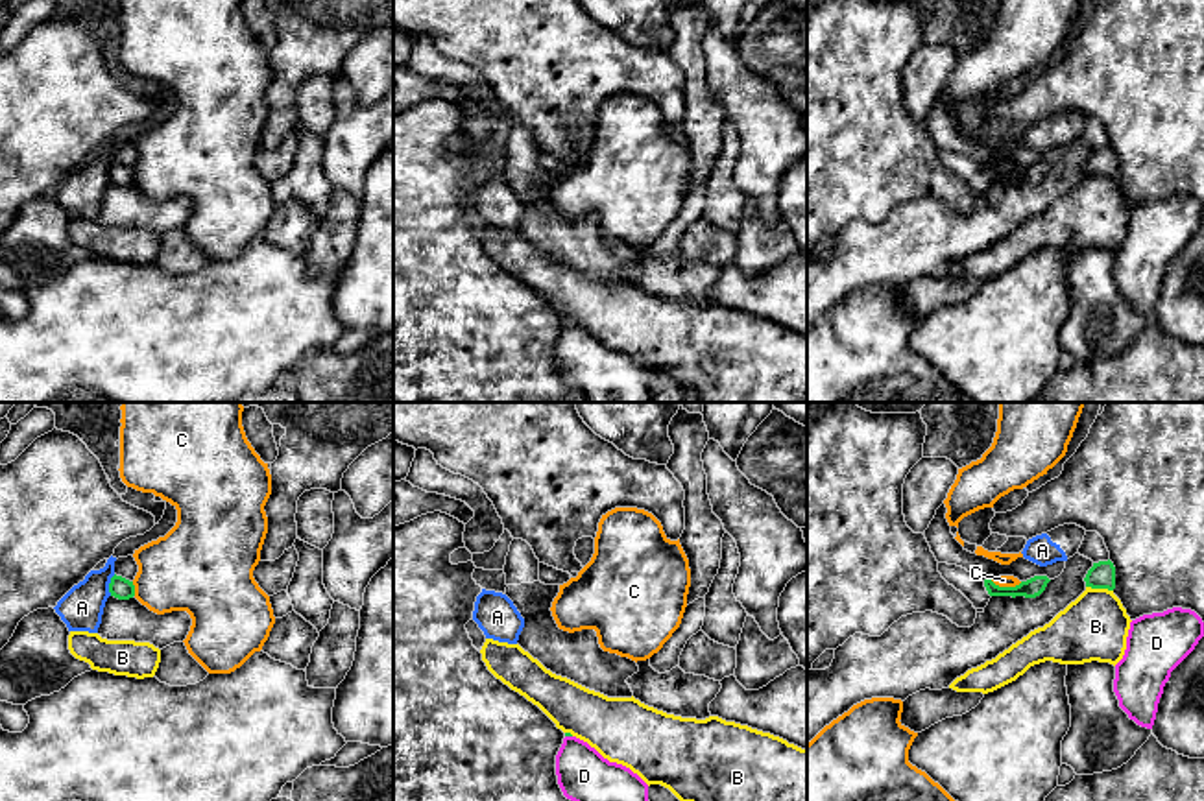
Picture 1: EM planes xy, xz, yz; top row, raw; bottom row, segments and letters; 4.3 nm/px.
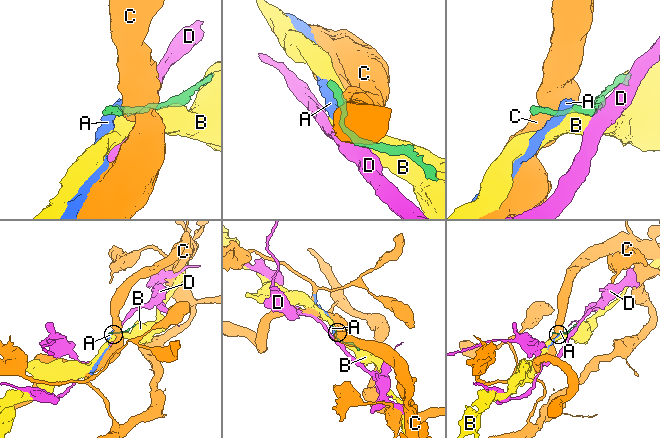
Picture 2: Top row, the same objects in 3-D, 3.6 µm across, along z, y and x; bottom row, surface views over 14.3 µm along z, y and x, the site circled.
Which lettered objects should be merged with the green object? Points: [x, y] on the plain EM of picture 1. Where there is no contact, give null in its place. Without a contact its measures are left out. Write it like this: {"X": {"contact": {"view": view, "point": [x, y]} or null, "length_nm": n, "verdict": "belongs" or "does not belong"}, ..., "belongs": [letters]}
{"A": {"contact": {"view": "xy", "point": [109, 172]}, "length_nm": 100, "verdict": "does not belong"}, "B": {"contact": {"view": "yz", "point": [1099, 174]}, "length_nm": 120, "verdict": "does not belong"}, "C": {"contact": {"view": "yz", "point": [1007, 174]}, "length_nm": 140, "verdict": "does not belong"}, "D": {"contact": {"view": "xz", "point": [569, 322]}, "length_nm": 30, "verdict": "does not belong"}, "belongs": []}

